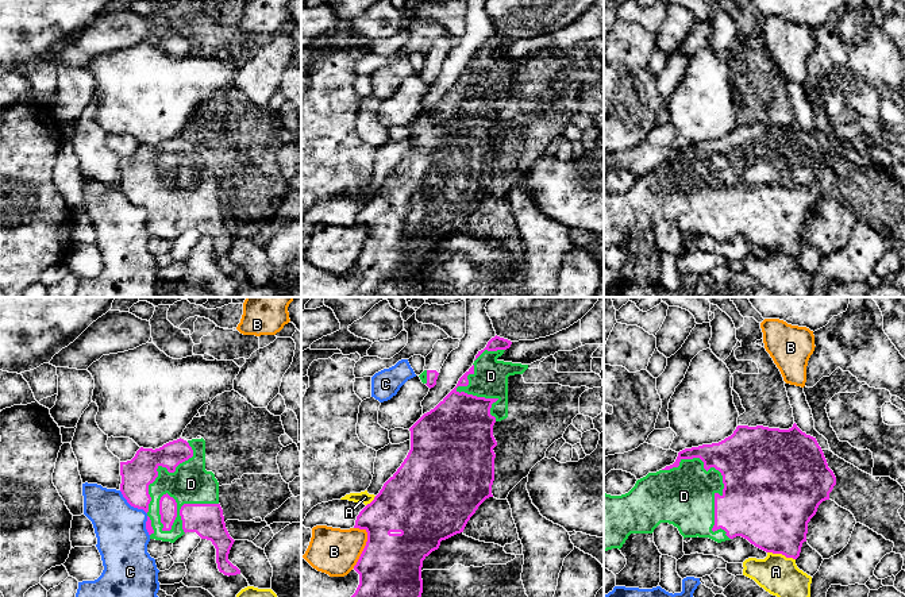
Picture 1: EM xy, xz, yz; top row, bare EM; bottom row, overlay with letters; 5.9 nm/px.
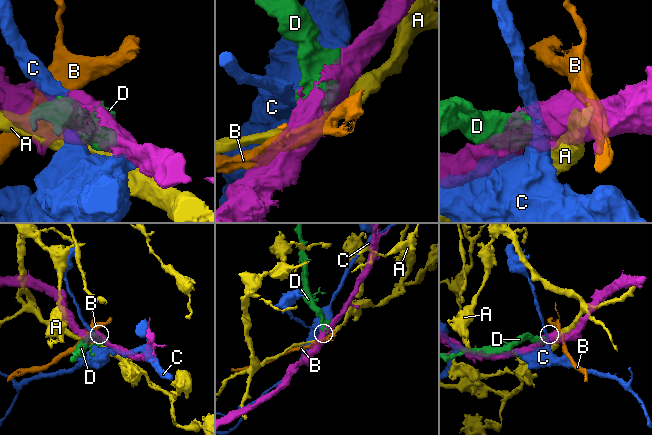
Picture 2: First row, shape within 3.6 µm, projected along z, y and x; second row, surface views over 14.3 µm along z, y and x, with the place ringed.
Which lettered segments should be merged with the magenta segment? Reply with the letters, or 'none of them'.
D

